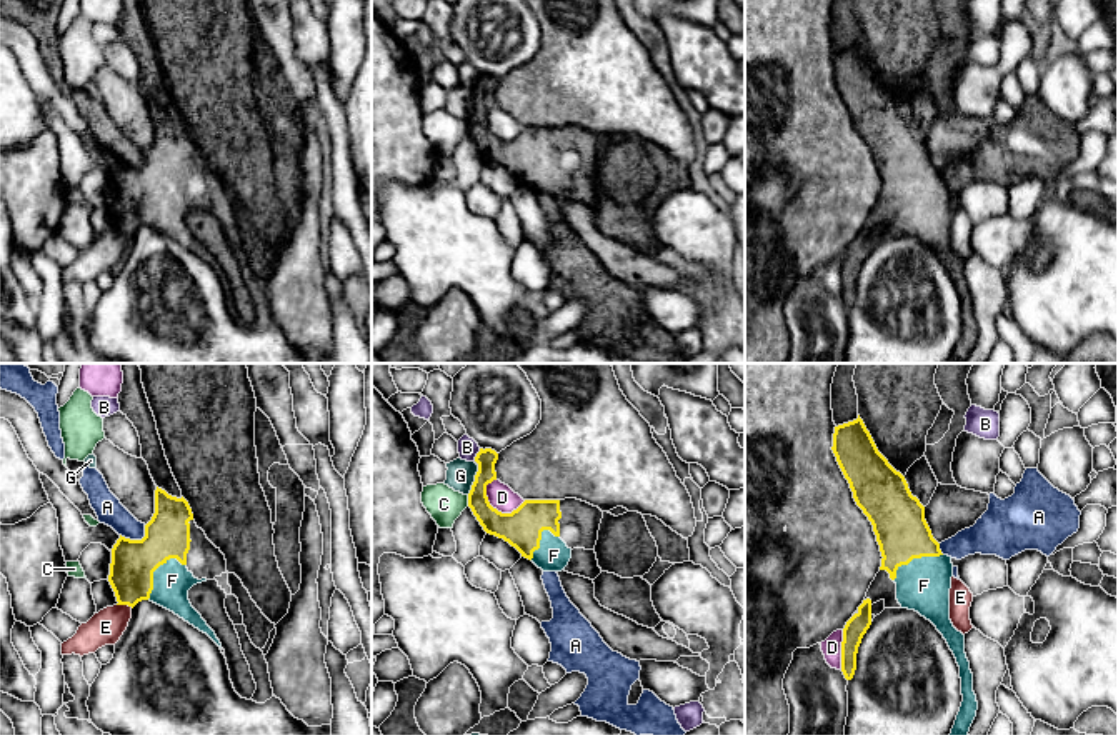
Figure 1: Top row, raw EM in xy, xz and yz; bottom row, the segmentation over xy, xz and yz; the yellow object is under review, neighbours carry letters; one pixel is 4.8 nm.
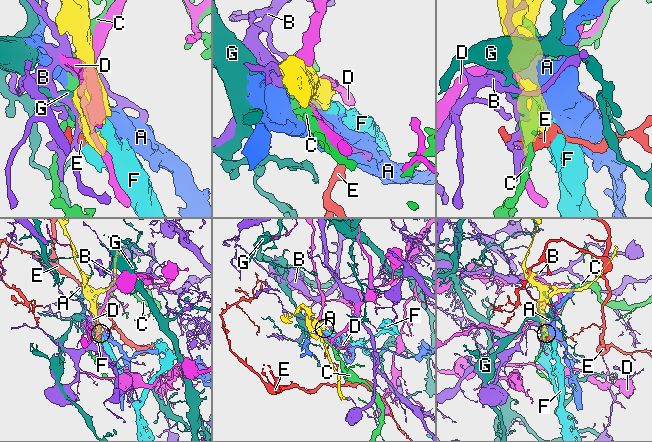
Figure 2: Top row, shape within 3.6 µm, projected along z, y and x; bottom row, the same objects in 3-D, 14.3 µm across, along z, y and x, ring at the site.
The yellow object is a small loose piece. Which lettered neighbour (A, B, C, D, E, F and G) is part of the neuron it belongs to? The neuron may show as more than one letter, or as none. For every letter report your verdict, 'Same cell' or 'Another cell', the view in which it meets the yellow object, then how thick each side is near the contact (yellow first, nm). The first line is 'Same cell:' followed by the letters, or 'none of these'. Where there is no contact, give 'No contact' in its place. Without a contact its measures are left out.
Same cell: F
A: Another cell. Touches yellow in xy. Thickness 220 nm (yellow) against 130 nm
B: Another cell. Touches yellow in xz. Thickness 100 nm (yellow) against 100 nm
C: Another cell. Touches yellow in xz. Thickness 140 nm (yellow) against 170 nm
D: Another cell. Touches yellow in xz. Thickness 190 nm (yellow) against 120 nm
E: Another cell. Touches yellow in xy. Thickness 220 nm (yellow) against 160 nm
F: Same cell. Touches yellow in xy. Thickness 220 nm (yellow) against 190 nm
G: Another cell. Touches yellow in xz. Thickness 120 nm (yellow) against 140 nm

